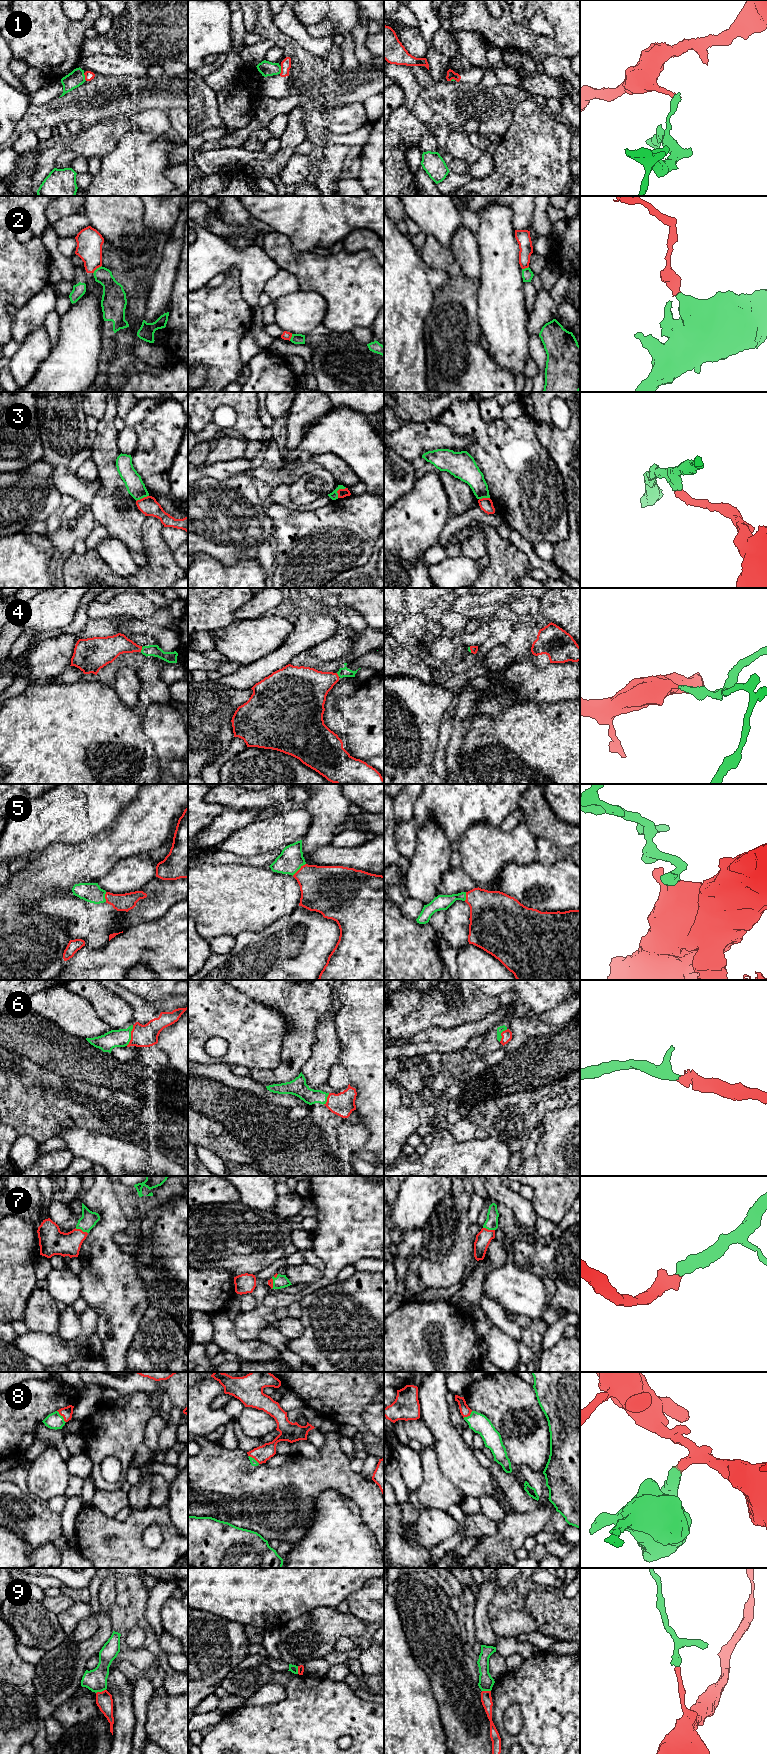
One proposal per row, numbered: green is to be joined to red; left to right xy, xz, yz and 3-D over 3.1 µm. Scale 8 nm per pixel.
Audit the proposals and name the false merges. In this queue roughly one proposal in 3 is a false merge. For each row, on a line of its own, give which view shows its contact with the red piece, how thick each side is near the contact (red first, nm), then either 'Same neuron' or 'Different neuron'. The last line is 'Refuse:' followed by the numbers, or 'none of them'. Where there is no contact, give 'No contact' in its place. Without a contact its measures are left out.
1: Touches red in xy. Thickness 70 nm (red) against 130 nm. Different neuron
2: Touches red in xy. Thickness 200 nm (red) against 180 nm. Different neuron
3: Touches red in xz. Thickness 70 nm (red) against 60 nm. Different neuron
4: Touches red in xy. Thickness 190 nm (red) against 100 nm. Same neuron
5: Touches red in xz. Thickness 360 nm (red) against 200 nm. Same neuron
6: Touches red in xy. Thickness 180 nm (red) against 140 nm. Same neuron
7: Touches red in xy. Thickness 220 nm (red) against 130 nm. Same neuron
8: Touches red in xy. Thickness 90 nm (red) against 130 nm. Same neuron
9: Touches red in xy. Thickness 140 nm (red) against 180 nm. Different neuron
Refuse: 1, 2, 3, 9

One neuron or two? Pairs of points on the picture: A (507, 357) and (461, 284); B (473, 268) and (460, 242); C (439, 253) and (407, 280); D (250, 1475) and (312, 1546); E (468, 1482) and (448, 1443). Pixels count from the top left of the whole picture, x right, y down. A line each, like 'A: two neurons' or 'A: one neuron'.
A: two neurons
B: one neuron
C: two neurons
D: two neurons
E: one neuron

